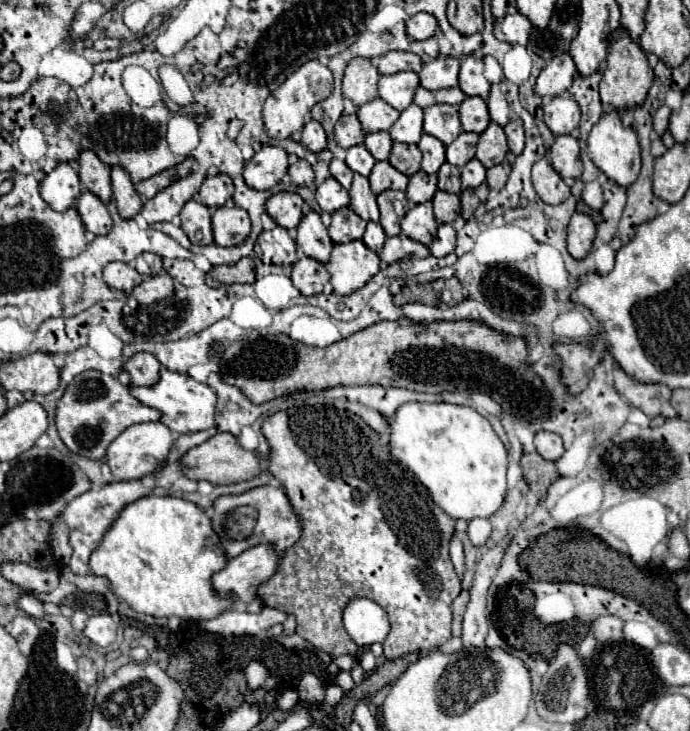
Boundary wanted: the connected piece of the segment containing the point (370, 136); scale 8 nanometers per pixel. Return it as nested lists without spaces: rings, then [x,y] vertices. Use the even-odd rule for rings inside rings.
[[[377,131],[377,133],[367,133],[365,135],[365,147],[373,155],[375,161],[385,161],[391,151],[391,135],[387,131]]]

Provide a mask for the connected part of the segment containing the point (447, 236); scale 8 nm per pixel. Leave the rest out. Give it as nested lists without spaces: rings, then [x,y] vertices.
[[[439,225],[437,237],[429,245],[433,257],[445,257],[455,249],[455,231],[451,225]]]

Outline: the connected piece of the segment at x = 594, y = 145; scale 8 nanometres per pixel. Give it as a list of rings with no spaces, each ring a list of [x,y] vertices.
[[[609,109],[601,115],[599,123],[595,123],[595,127],[589,133],[589,157],[591,161],[615,183],[629,187],[641,169],[641,157],[639,157],[639,139],[635,135],[635,131],[631,127],[625,127],[621,121],[621,115],[615,109]]]

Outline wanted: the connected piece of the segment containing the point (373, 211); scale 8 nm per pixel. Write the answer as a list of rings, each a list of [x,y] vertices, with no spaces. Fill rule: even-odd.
[[[355,175],[353,183],[349,187],[349,197],[351,197],[351,209],[365,221],[375,221],[379,223],[379,209],[377,209],[377,201],[375,195],[369,187],[367,177],[363,175]]]

